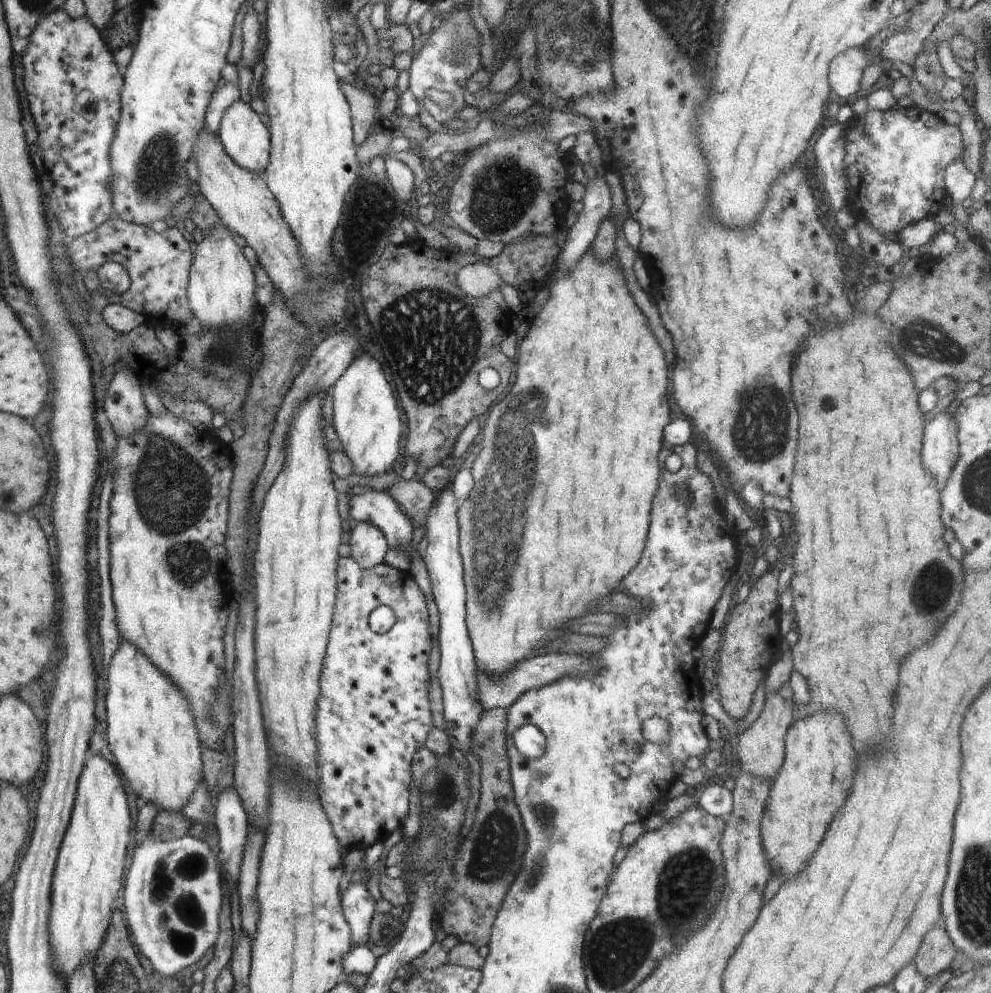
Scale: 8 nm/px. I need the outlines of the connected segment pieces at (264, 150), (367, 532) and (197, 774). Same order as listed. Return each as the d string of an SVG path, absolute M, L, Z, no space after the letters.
M238 99L224 111L219 130L216 133L226 151L240 168L264 177L266 168L270 164L272 150L271 134L265 124L262 124L258 114L252 110L251 103Z
M358 521L352 529L348 546L350 557L358 561L360 568L374 568L384 563L389 547L382 530L366 521Z
M121 640L120 646L118 646L118 649L114 652L110 666L108 666L106 678L108 678L108 692L106 692L106 722L108 722L108 736L106 736L106 740L108 740L108 748L110 748L110 751L114 754L114 758L116 758L118 770L122 772L122 776L126 776L126 781L130 784L130 787L137 798L142 798L142 800L146 800L146 802L156 804L158 811L164 810L164 812L182 813L184 806L188 804L188 800L192 798L192 794L194 794L194 791L198 788L198 782L203 780L201 742L200 738L198 738L198 730L196 730L194 716L192 716L192 710L190 710L190 704L188 704L186 696L170 682L170 678L168 678L166 674L162 674L162 672L156 668L156 666L146 658L146 654L144 654L140 648L136 648L132 642L124 642Z

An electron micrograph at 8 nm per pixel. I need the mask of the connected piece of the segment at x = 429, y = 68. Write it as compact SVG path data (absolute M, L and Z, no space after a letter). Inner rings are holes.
M461 6L459 10L454 10L454 12L438 19L432 34L428 35L427 42L420 48L409 68L408 89L418 100L418 105L424 106L426 112L439 123L448 122L448 120L454 120L457 117L456 114L464 107L463 92L466 82L474 72L482 68L480 34L475 29L468 11L468 6ZM456 43L458 43L458 47L455 47ZM469 50L469 55L454 60L454 52L464 53ZM431 91L448 92L452 96L454 104L450 104L446 108L440 108L429 97L428 94Z

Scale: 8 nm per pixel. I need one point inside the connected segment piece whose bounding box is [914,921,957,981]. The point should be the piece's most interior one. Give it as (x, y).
(936, 952)

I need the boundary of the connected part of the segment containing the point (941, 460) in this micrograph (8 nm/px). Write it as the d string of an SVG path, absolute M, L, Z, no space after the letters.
M953 406L932 418L923 430L922 464L924 470L936 480L940 491L946 486L954 463L958 460L959 442L956 430L958 428L954 420Z

